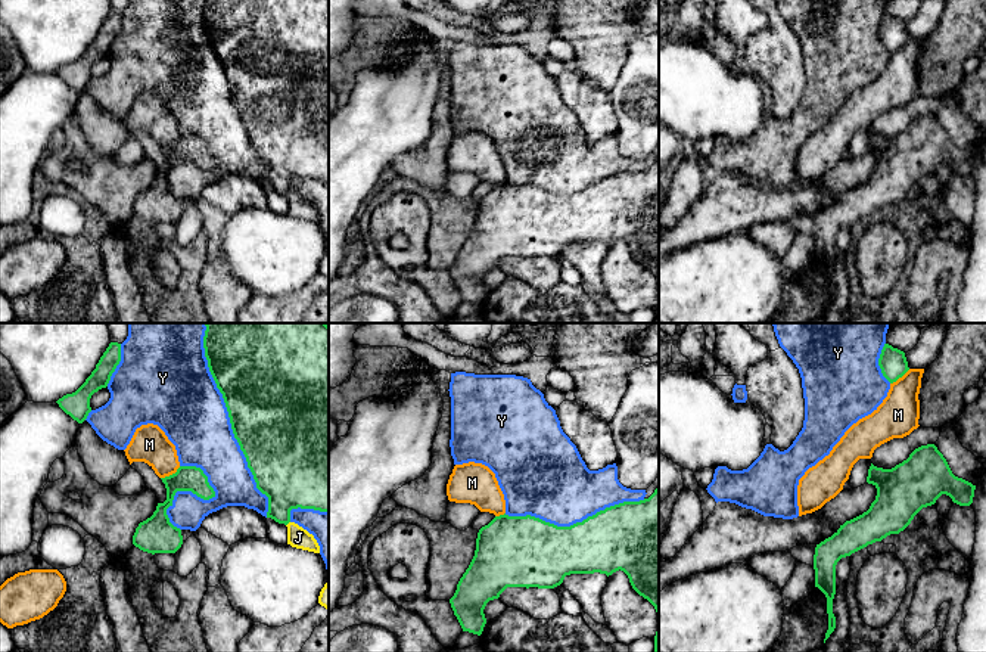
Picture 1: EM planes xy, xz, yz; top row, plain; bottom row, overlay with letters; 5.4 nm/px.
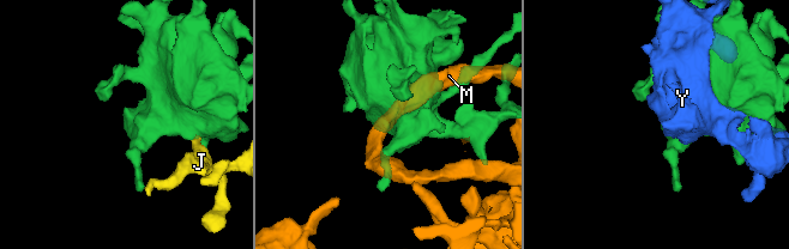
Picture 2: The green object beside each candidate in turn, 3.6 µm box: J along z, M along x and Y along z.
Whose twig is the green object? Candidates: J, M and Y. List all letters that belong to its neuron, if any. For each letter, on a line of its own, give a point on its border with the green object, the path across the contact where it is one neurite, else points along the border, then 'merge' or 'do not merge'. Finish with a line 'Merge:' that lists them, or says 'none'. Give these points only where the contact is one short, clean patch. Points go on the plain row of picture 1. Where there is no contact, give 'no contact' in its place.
J: contact xy (288, 192); way xy (292, 146), (285, 161), (288, 192), (298, 207); merge
M: contact xy (170, 145); merge
Y: contact xy (230, 92); do not merge
Merge: J, M

